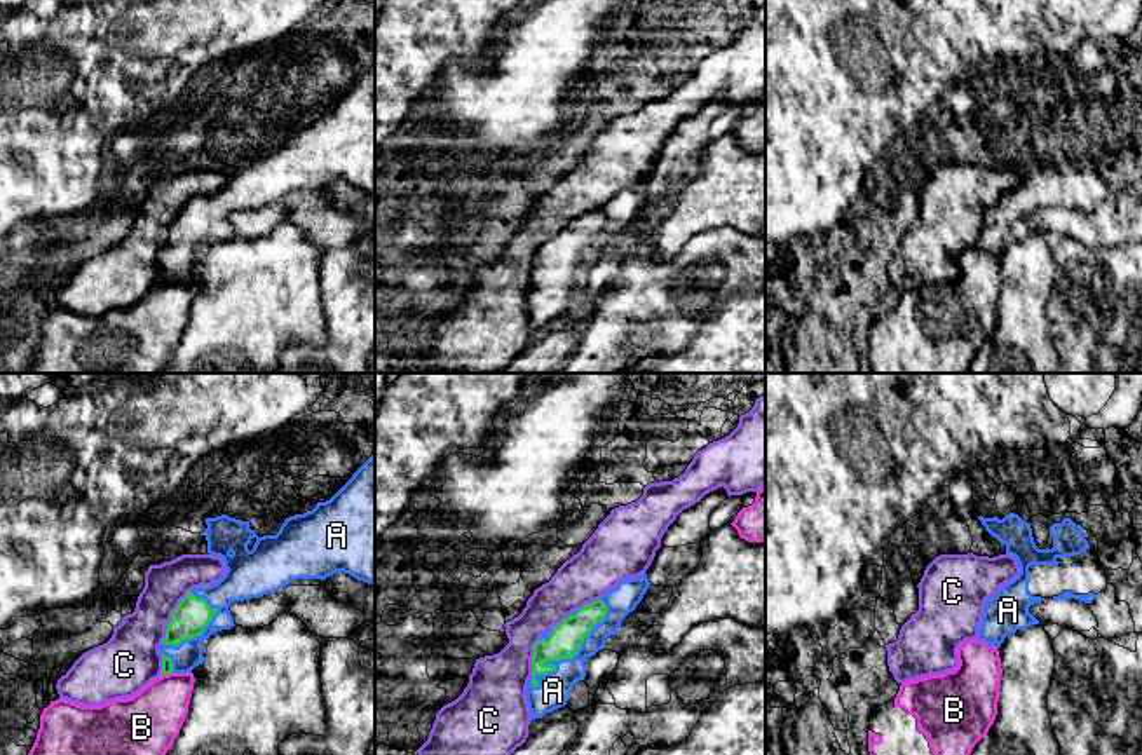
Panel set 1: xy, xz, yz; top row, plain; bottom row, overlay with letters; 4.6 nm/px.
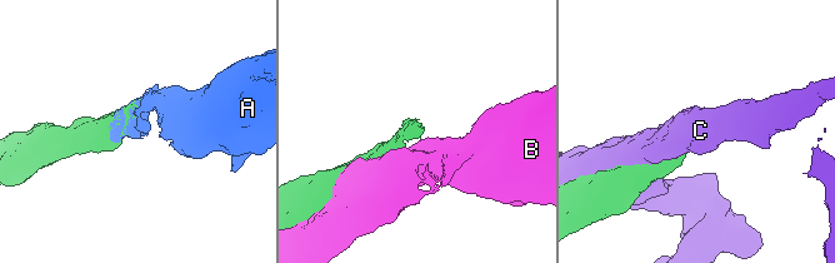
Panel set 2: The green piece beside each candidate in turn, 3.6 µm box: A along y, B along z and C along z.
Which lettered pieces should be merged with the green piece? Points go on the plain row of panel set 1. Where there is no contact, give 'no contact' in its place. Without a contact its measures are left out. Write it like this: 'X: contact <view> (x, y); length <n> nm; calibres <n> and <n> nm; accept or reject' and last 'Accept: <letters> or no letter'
A: contact xz (574, 264); length 500 nm; calibres 150 and 150 nm; accept
B: contact xy (166, 283); length 60 nm; calibres 50 and 280 nm; reject
C: contact xy (171, 225); length 280 nm; calibres 160 and 240 nm; reject
Accept: A

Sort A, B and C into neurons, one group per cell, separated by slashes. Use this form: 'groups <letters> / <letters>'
groups A / B / C

